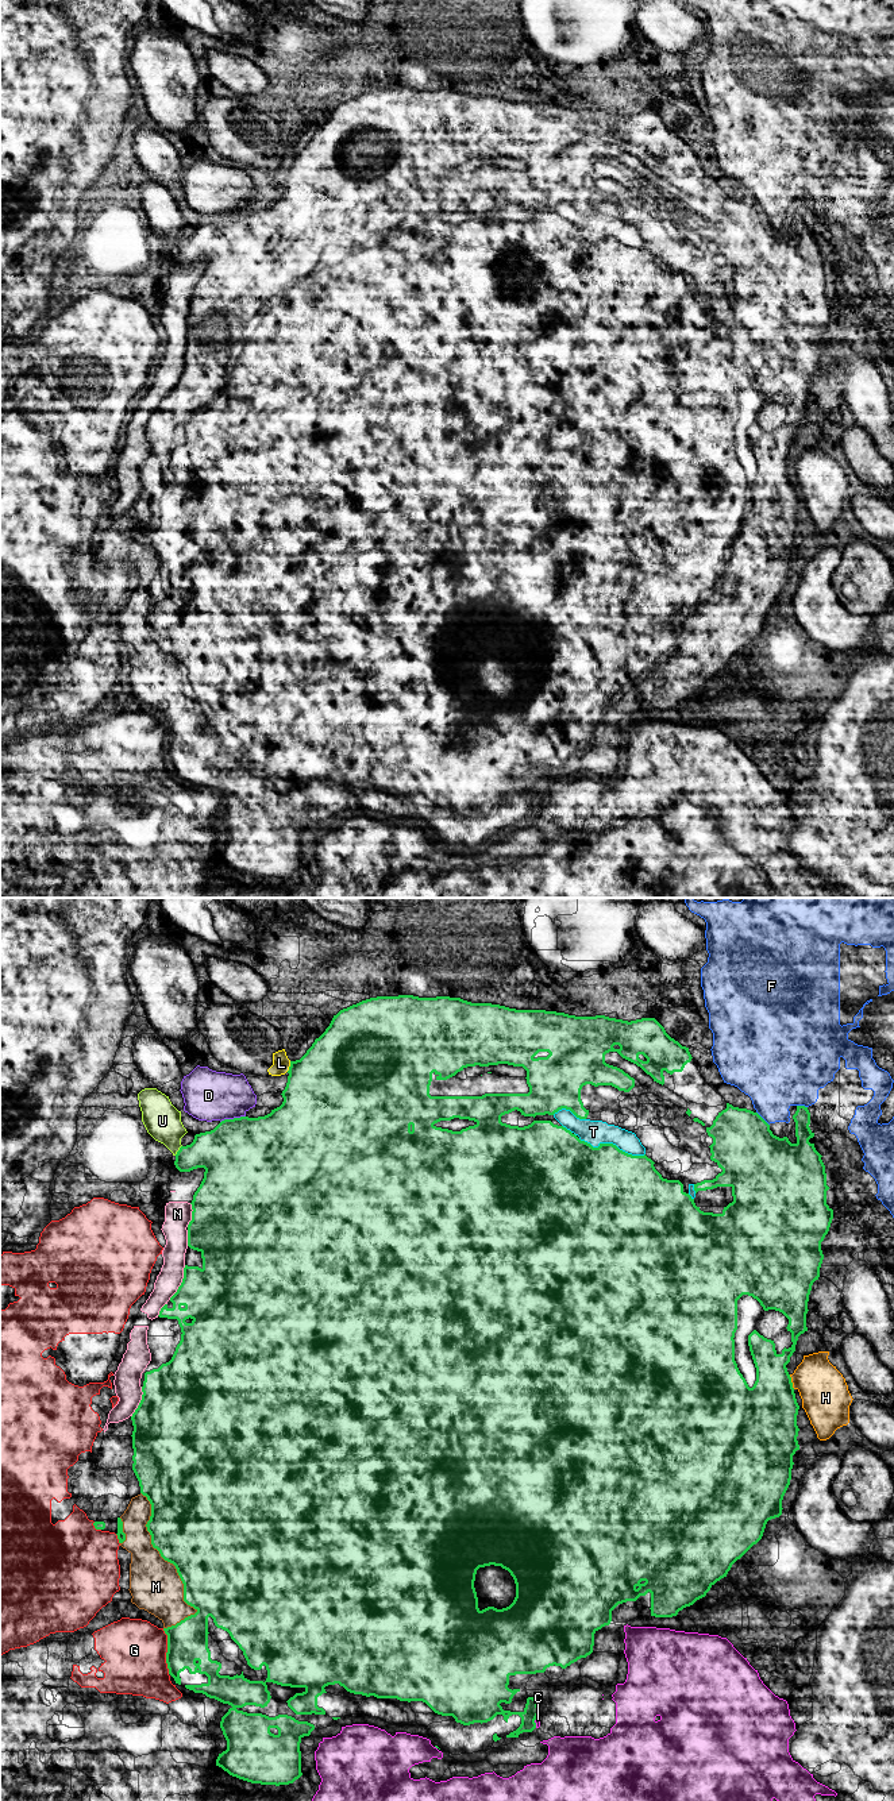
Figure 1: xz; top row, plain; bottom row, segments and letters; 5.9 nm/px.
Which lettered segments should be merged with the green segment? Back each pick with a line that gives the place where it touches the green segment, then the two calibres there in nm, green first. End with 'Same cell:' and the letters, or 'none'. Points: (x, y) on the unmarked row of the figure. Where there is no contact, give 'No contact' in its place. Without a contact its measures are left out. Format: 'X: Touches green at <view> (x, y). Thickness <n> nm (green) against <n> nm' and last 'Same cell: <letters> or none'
M: Touches green at xz (174, 658). Thickness 500 nm (green) against 300 nm
T: Touches green at xz (612, 236). Thickness 460 nm (green) against 140 nm
Same cell: M, T

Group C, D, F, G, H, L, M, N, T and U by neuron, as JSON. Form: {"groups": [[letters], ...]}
{"groups": [["C"], ["D"], ["F"], ["G"], ["H"], ["L"], ["M", "T"], ["N", "U"]]}

